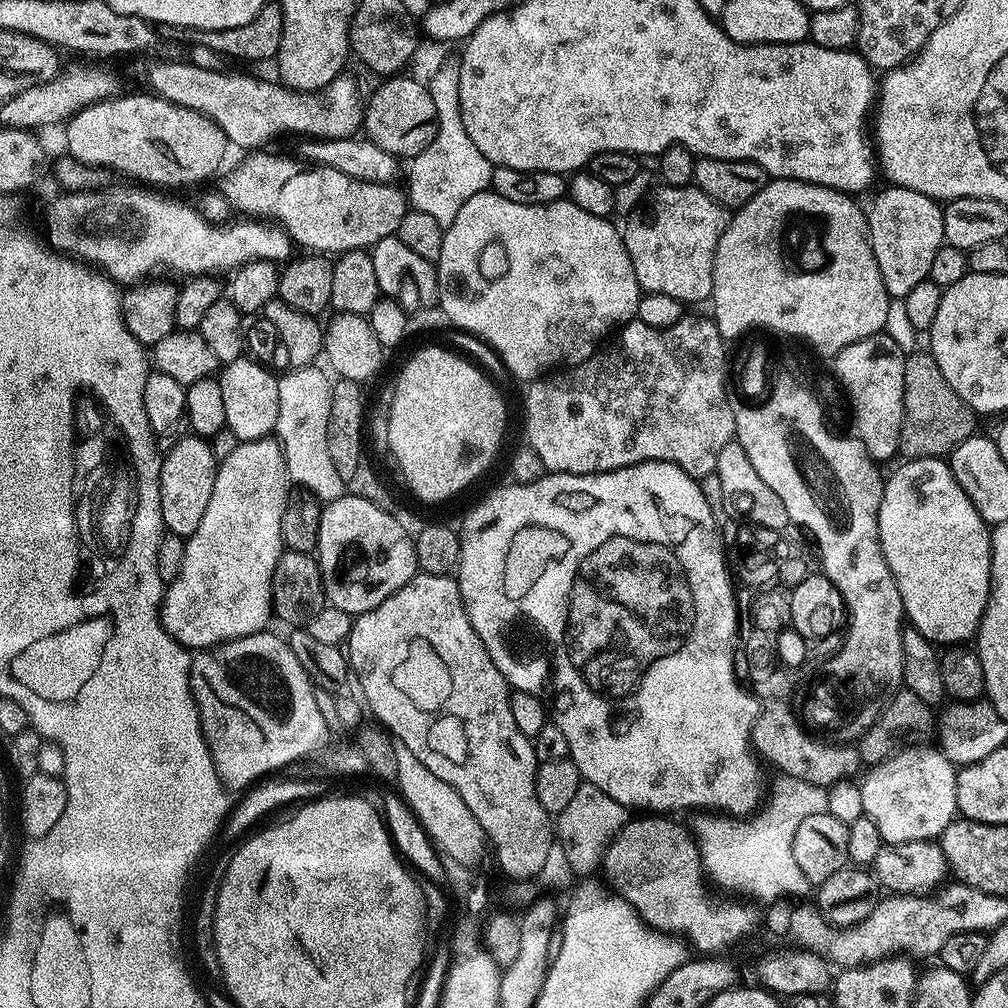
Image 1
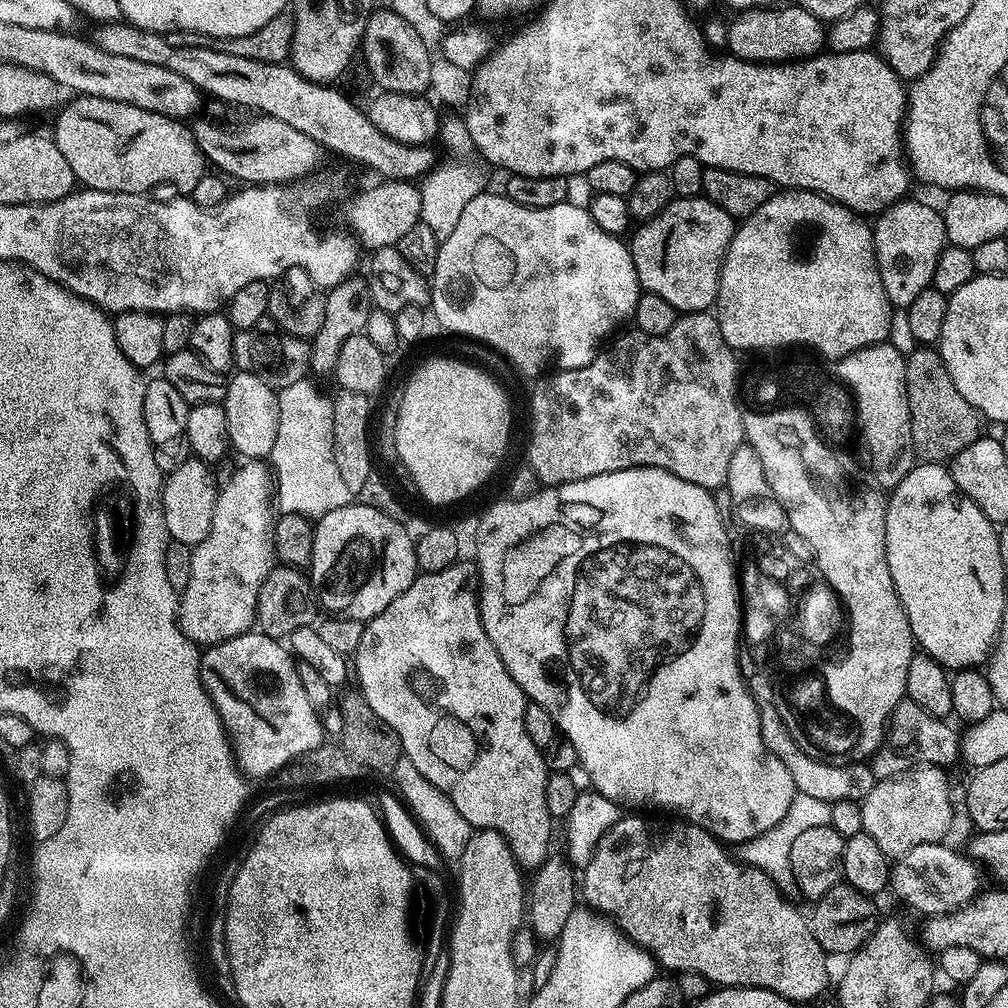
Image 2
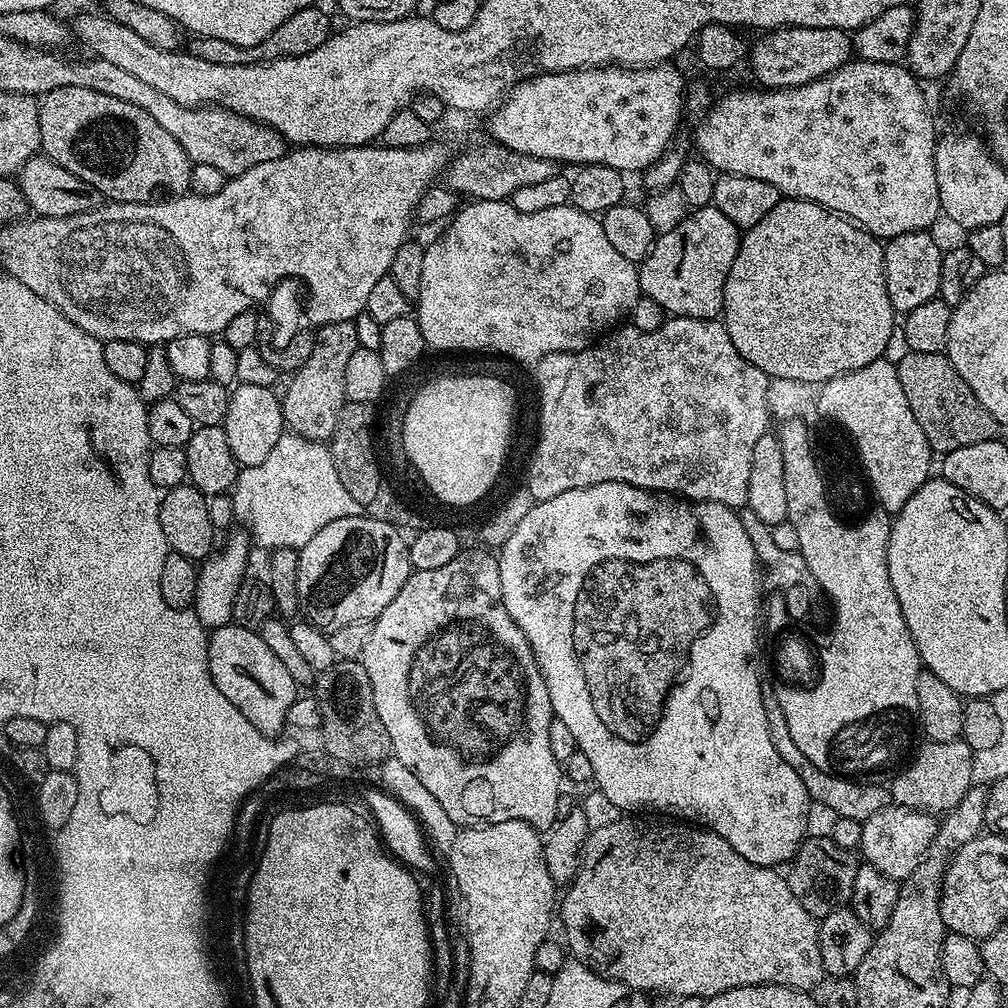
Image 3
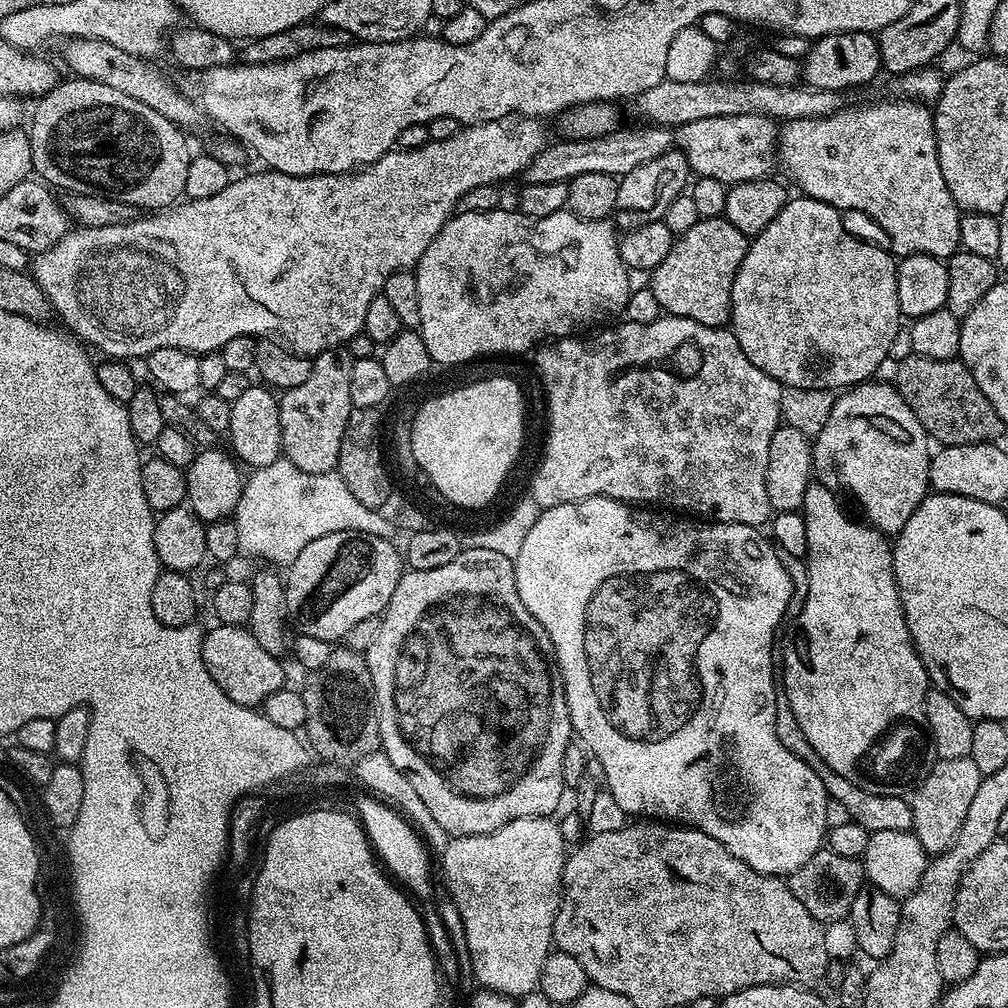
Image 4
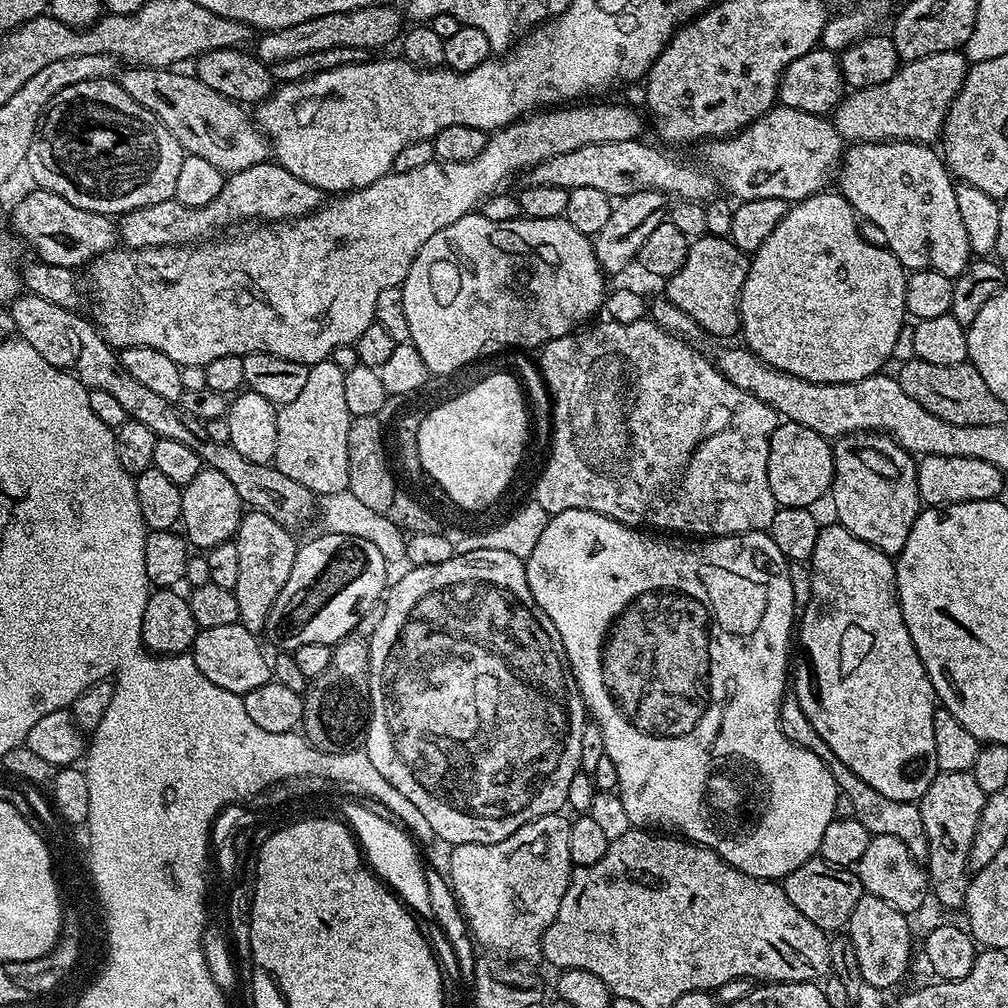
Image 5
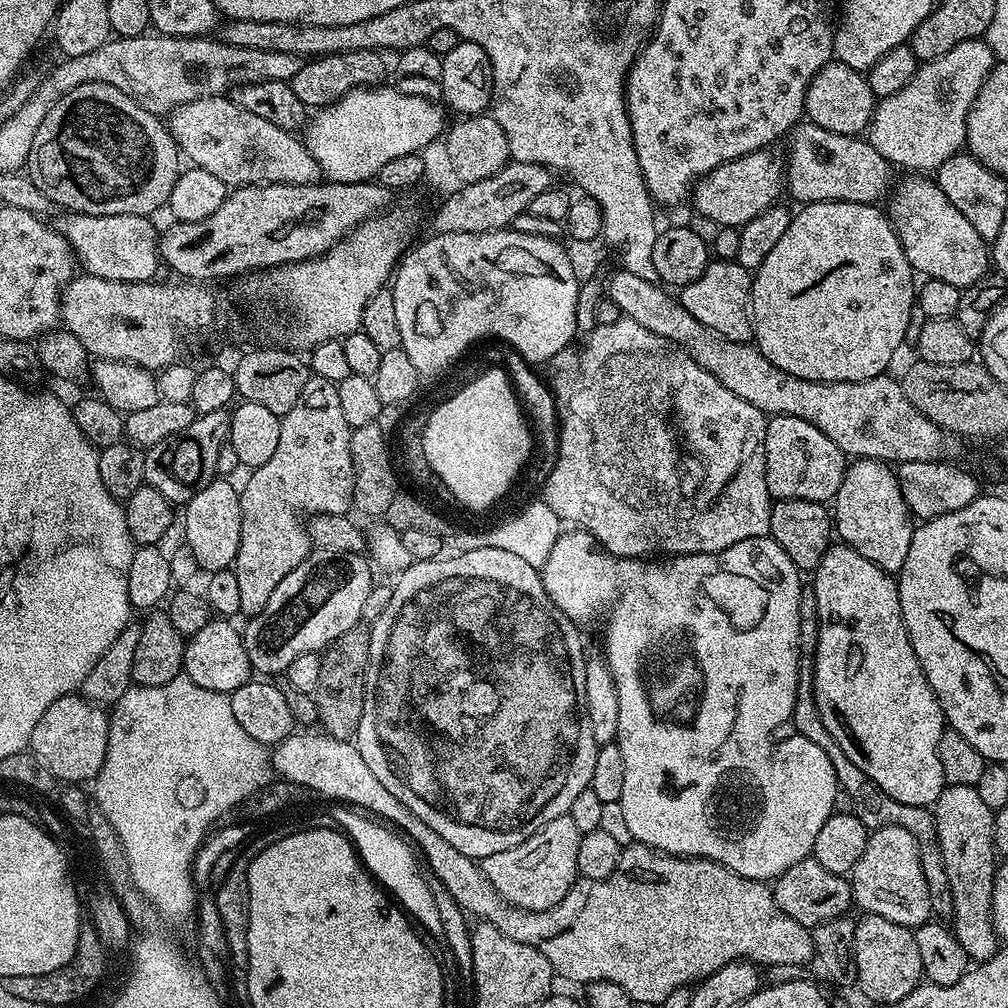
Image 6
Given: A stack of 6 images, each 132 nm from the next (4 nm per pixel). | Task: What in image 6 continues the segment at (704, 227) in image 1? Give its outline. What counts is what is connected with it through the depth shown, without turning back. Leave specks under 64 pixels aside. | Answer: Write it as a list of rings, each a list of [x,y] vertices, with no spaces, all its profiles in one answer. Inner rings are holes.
[[[713,259],[706,266],[702,278],[690,282],[679,289],[678,299],[702,326],[710,326],[718,334],[730,338],[730,342],[749,343],[753,339],[752,314],[752,278],[753,273],[744,268],[737,260]]]

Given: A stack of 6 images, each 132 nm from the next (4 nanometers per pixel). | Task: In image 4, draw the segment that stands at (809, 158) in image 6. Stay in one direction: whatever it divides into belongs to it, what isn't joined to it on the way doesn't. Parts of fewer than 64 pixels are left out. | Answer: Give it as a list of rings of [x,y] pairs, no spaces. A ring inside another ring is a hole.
[[[738,114],[702,118],[698,122],[681,124],[675,131],[663,126],[644,127],[648,128],[636,128],[630,132],[617,130],[610,136],[592,140],[551,143],[524,169],[523,181],[527,184],[560,181],[568,183],[580,174],[590,173],[610,174],[619,178],[642,166],[642,162],[658,158],[658,154],[669,151],[673,145],[683,151],[689,169],[696,176],[718,178],[718,182],[729,186],[769,179],[773,175],[772,167],[775,169],[778,164],[778,124],[770,116]],[[675,140],[676,144],[672,144]]]

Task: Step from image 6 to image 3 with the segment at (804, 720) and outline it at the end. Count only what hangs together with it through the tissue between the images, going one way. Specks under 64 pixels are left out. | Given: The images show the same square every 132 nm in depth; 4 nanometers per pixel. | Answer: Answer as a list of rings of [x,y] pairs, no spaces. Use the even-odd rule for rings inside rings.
[[[764,686],[762,698],[766,706],[766,722],[770,726],[770,742],[774,742],[774,750],[778,750],[780,757],[796,771],[798,778],[802,778],[811,803],[830,806],[830,810],[834,810],[836,817],[854,818],[861,822],[889,807],[890,792],[885,785],[883,788],[880,784],[859,784],[859,779],[827,772],[814,766],[814,762],[810,762],[810,758],[806,758],[806,754],[802,754],[802,750],[794,746],[794,738],[790,738],[790,726],[786,726],[786,714],[782,710],[781,697],[774,694],[771,686]]]

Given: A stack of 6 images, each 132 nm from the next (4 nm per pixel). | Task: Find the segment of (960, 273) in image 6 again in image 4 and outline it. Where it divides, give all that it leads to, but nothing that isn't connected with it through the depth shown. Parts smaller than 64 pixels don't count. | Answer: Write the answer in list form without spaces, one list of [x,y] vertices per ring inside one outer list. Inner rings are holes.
[[[899,99],[852,104],[828,116],[787,121],[778,132],[778,164],[788,171],[790,179],[796,180],[803,195],[841,210],[868,212],[869,218],[888,235],[887,243],[897,257],[921,252],[947,258],[960,248],[962,212],[952,203],[946,178],[942,178],[942,166],[938,166],[933,109],[918,100]]]

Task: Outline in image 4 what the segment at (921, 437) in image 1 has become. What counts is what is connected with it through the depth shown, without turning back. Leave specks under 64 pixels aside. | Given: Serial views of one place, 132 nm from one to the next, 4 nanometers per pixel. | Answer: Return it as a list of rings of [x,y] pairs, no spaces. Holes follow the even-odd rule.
[[[913,354],[897,363],[894,369],[894,387],[910,410],[914,410],[924,431],[935,443],[937,440],[937,445],[991,444],[1001,439],[1006,421],[990,406],[990,398],[982,394],[978,382],[974,382],[974,374],[970,374],[963,360],[935,360]]]

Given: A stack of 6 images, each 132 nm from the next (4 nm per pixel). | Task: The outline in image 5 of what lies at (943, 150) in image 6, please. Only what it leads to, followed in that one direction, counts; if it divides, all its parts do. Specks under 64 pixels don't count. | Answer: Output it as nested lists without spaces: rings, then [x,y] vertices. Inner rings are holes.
[[[960,50],[930,54],[926,58],[901,63],[894,78],[882,82],[882,86],[849,91],[831,113],[832,125],[836,127],[841,140],[845,142],[877,144],[880,140],[913,140],[915,144],[928,144],[935,136],[937,139],[943,133],[944,119],[954,98],[962,90],[969,67],[969,61]]]

